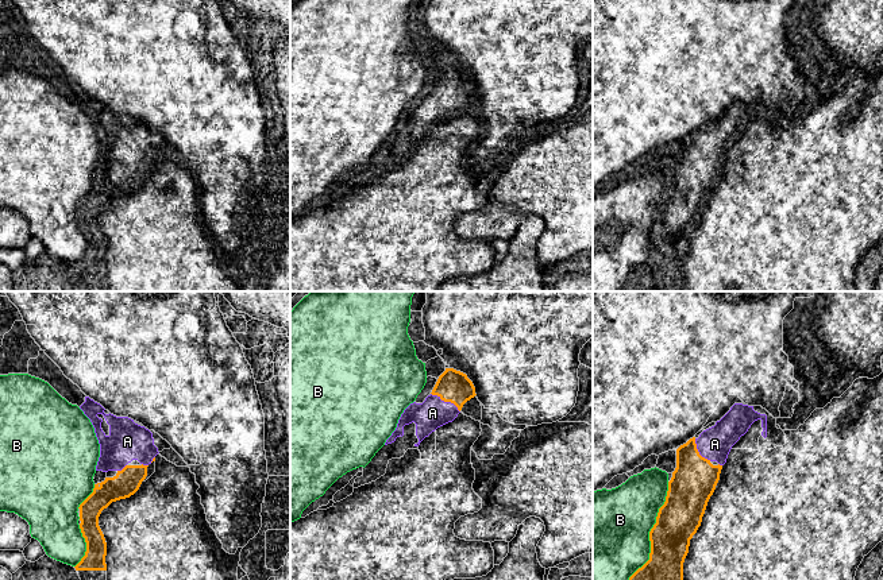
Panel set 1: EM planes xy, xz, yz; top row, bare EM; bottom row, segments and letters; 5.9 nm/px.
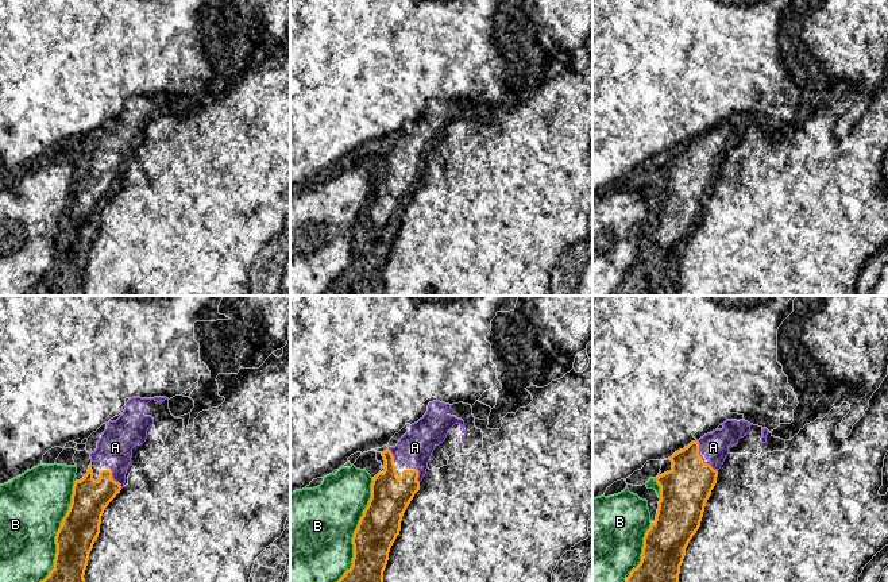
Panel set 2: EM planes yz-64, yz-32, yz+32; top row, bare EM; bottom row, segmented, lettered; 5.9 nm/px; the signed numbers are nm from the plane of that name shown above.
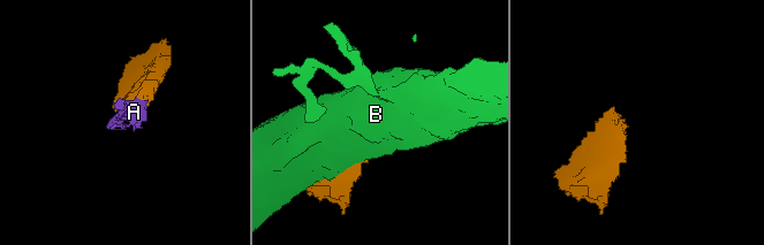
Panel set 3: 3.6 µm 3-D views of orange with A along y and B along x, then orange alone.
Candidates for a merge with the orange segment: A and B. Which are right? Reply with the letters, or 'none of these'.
A

